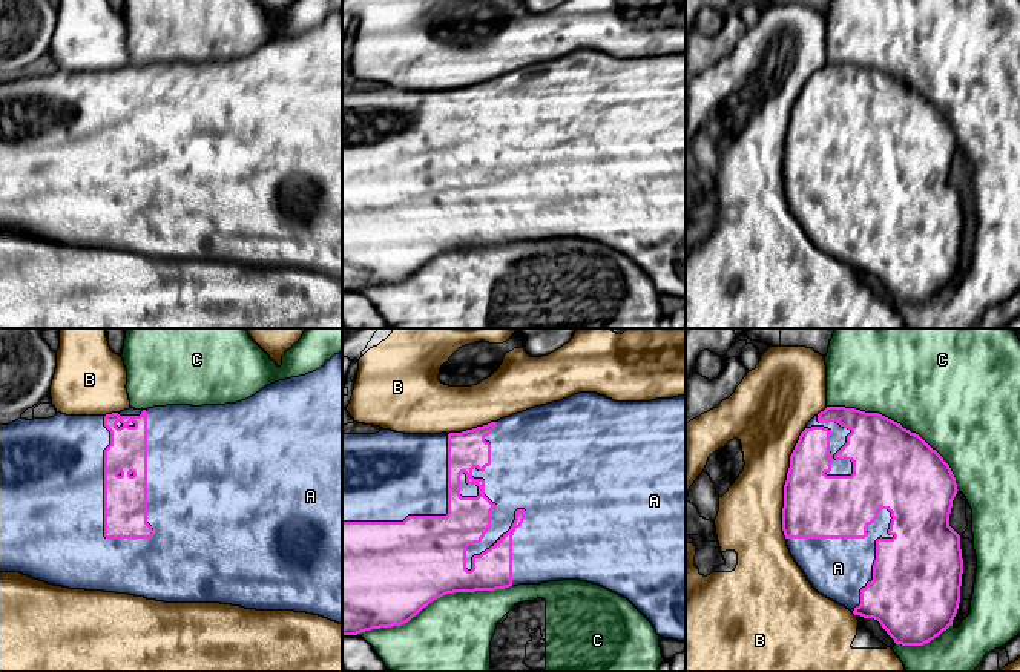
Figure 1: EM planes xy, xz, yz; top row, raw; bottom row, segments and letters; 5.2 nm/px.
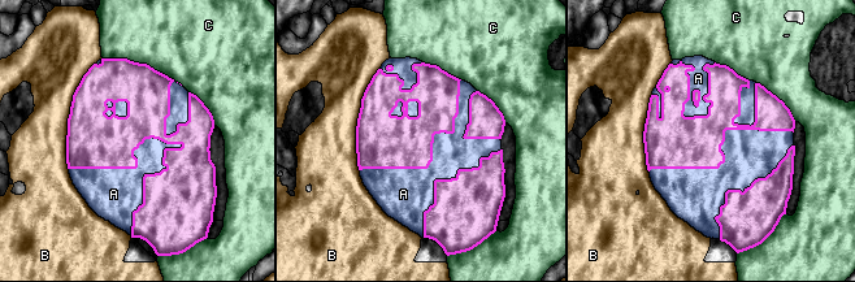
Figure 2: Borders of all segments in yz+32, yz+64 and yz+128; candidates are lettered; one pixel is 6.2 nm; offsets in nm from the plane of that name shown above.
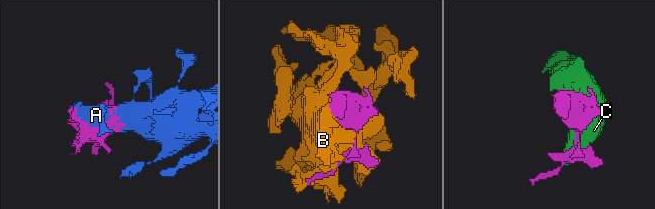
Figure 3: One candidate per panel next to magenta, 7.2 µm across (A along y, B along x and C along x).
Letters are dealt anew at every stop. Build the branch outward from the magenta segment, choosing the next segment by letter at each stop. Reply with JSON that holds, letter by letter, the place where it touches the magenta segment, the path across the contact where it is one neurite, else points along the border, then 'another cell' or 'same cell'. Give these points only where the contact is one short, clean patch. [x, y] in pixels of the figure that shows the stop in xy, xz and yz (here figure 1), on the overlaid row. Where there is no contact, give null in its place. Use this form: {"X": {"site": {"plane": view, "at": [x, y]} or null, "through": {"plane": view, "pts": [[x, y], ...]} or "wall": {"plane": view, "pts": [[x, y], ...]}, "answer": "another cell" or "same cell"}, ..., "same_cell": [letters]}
{"A": {"site": {"plane": "xz", "at": [465, 560]}, "answer": "same cell"}, "B": {"site": {"plane": "yz", "at": [786, 484]}, "answer": "another cell"}, "C": {"site": {"plane": "xz", "at": [433, 600]}, "answer": "another cell"}, "same_cell": ["A"]}

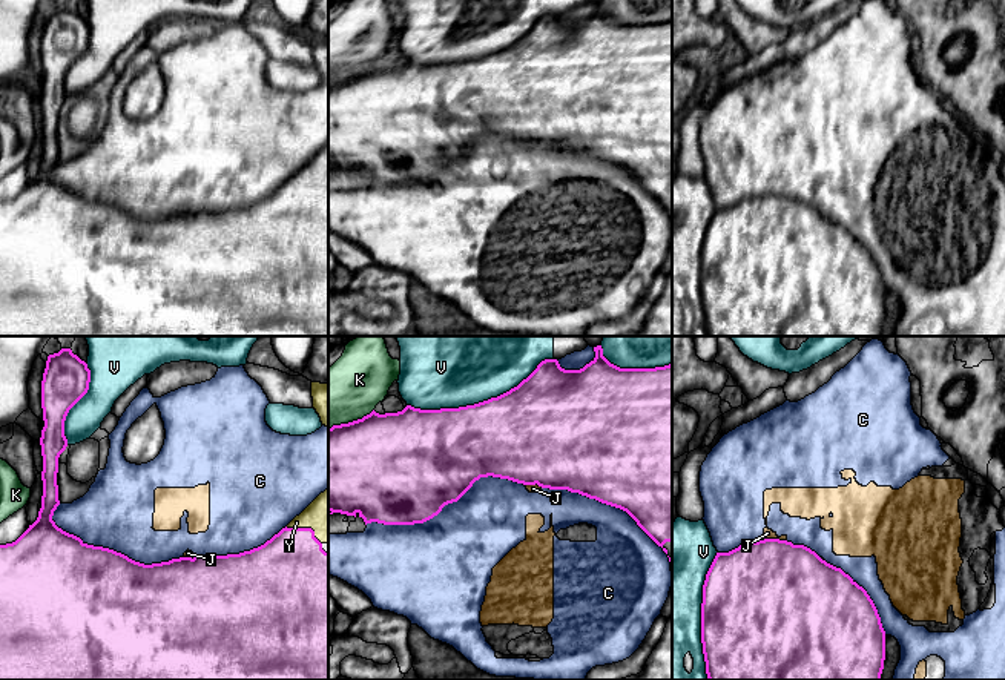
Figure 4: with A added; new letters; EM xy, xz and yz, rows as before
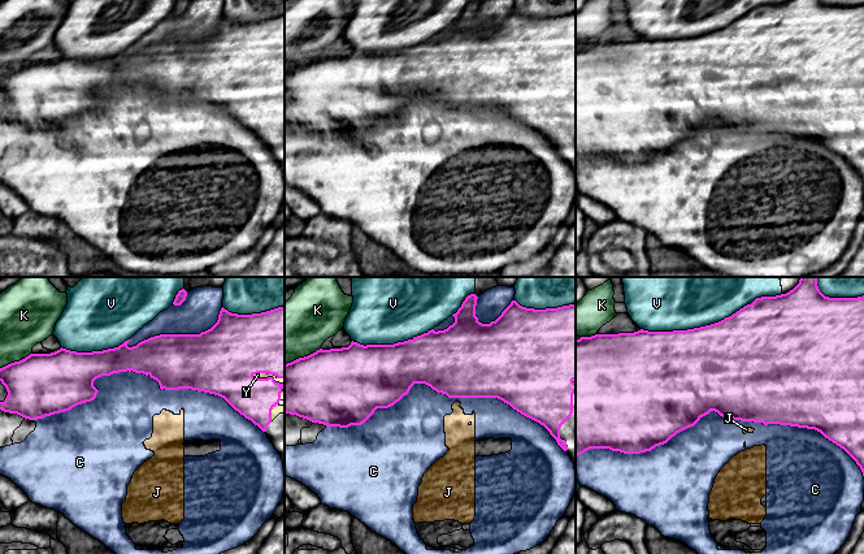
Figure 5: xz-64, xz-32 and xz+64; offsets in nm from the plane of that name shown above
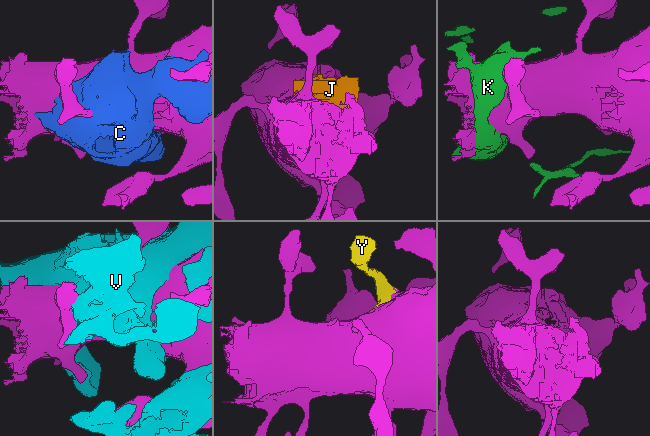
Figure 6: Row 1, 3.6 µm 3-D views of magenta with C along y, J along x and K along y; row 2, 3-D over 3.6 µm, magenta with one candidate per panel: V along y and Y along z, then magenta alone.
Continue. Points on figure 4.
{"C": {"site": {"plane": "xz", "at": [444, 505]}, "answer": "another cell"}, "J": {"site": {"plane": "yz", "at": [775, 539]}, "answer": "another cell"}, "K": {"site": {"plane": "xz", "at": [350, 422]}, "answer": "another cell"}, "V": {"site": {"plane": "xz", "at": [479, 402]}, "answer": "another cell"}, "Y": {"site": {"plane": "xy", "at": [306, 528]}, "answer": "another cell"}, "same_cell": []}

